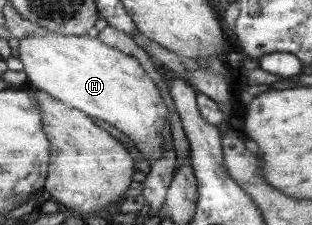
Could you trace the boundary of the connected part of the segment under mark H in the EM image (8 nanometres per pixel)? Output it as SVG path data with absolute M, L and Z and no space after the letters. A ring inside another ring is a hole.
M56 31L34 33L19 40L18 59L24 65L28 81L41 91L50 93L55 99L64 101L75 109L80 109L91 117L107 122L126 135L137 148L140 156L152 165L161 159L164 153L164 133L162 128L169 121L169 107L161 95L157 83L147 75L143 65L130 54L122 53L117 48L105 45L98 38L89 36L63 35Z

